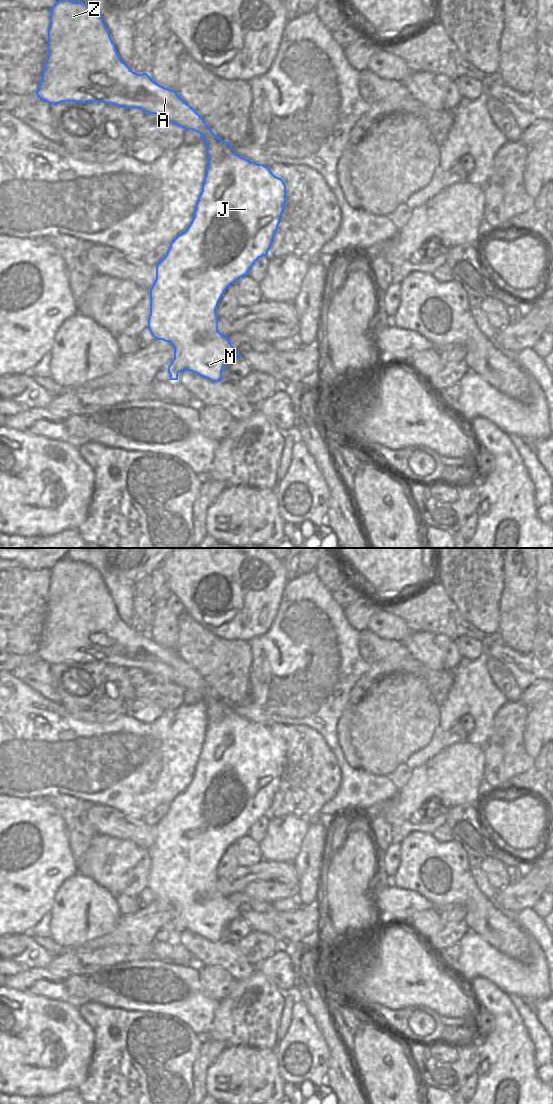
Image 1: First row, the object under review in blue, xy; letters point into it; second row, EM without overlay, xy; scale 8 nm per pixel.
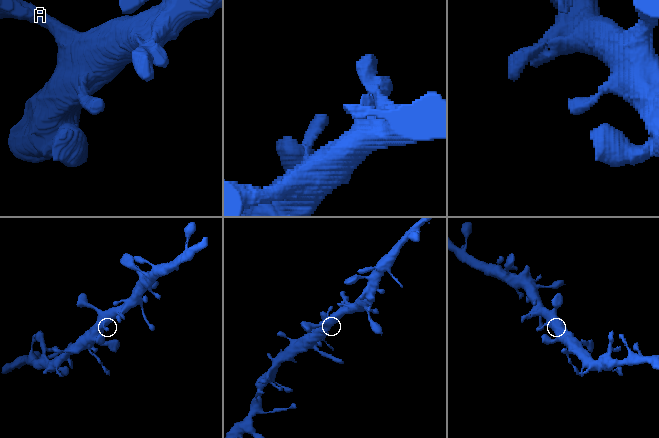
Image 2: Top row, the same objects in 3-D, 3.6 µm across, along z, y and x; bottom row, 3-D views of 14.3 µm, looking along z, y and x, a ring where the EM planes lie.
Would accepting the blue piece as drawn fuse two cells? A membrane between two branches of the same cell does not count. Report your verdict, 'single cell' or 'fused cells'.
single cell

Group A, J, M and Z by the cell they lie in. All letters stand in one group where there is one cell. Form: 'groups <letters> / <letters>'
groups A J M Z

